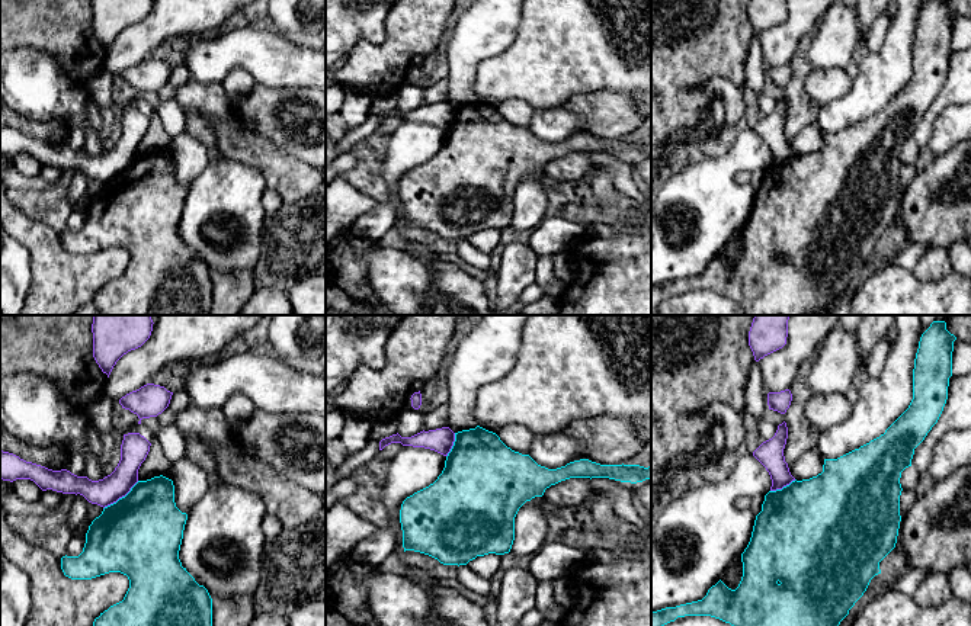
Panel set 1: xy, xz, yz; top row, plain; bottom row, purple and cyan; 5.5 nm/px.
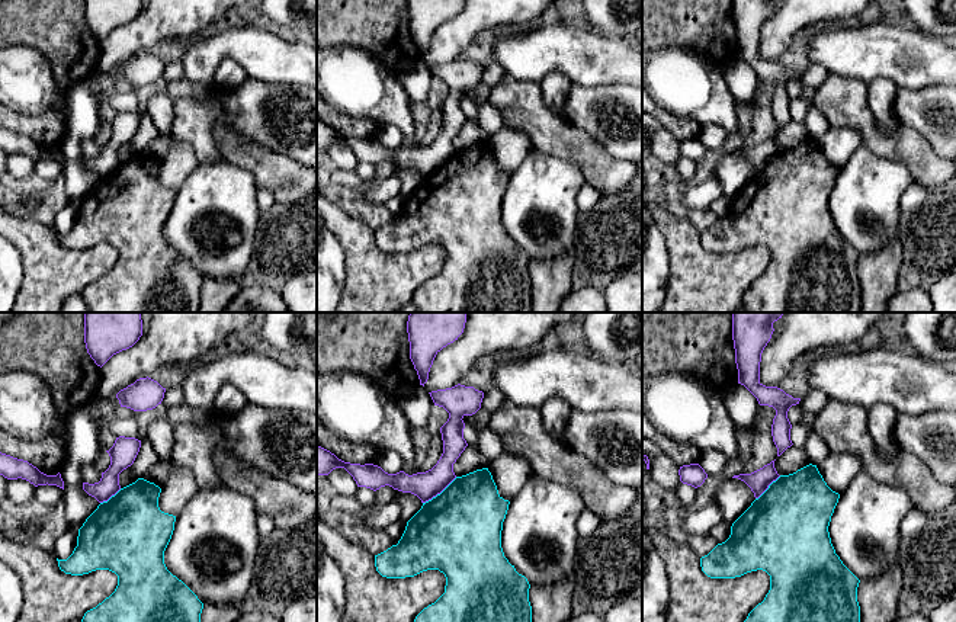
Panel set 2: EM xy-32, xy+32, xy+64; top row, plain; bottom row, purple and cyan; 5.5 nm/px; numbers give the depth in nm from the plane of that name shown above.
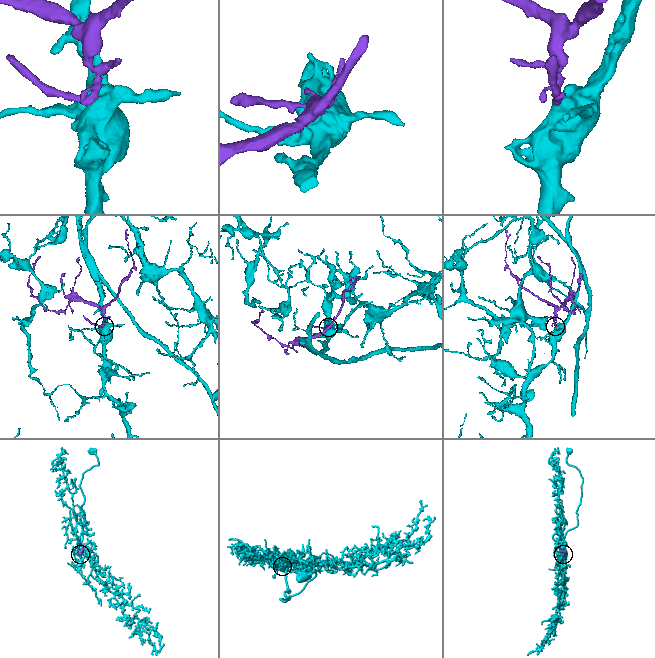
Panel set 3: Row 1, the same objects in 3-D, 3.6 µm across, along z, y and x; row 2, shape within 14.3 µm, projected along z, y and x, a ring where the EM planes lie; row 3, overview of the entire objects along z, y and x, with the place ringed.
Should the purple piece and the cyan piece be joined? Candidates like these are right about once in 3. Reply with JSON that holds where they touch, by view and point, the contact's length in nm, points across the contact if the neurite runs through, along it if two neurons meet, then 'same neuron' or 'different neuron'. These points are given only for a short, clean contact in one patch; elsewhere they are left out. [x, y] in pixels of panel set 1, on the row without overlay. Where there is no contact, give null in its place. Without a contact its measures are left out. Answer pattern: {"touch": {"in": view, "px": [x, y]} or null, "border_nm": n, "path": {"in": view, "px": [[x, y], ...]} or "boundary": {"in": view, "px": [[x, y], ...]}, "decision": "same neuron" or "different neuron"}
{"touch": {"in": "xy", "px": [121, 172]}, "border_nm": 260, "boundary": {"in": "xy", "px": [[138, 156], [124, 170], [103, 183]]}, "decision": "different neuron"}

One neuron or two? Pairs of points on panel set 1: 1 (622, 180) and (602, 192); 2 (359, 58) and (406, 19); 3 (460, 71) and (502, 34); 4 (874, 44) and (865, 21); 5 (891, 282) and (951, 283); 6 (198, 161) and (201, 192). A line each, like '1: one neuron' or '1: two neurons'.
1: two neurons
2: one neuron
3: one neuron
4: two neurons
5: one neuron
6: two neurons

